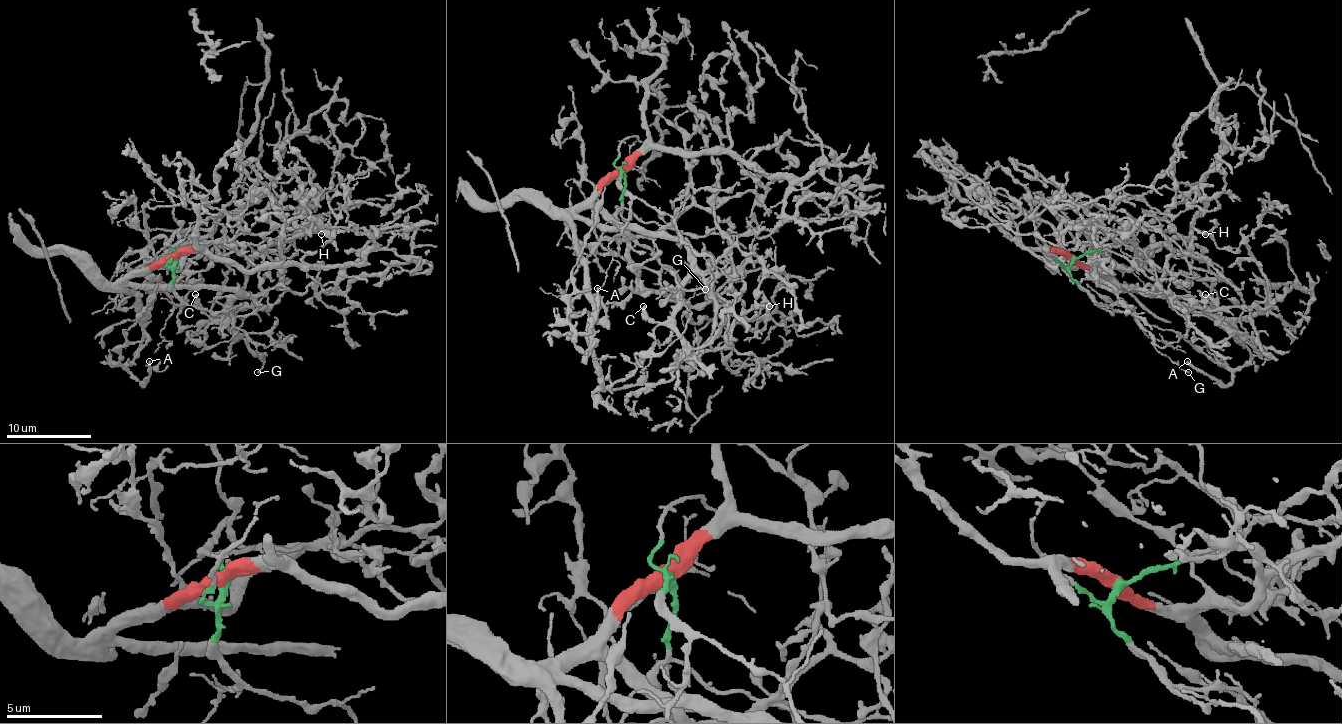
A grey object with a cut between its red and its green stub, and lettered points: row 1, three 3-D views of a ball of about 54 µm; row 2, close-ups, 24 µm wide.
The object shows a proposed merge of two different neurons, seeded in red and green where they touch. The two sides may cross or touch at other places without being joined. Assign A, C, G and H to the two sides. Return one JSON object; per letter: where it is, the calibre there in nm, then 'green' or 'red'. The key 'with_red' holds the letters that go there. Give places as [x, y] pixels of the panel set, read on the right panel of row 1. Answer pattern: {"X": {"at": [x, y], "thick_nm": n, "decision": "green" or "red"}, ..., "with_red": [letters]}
{"A": {"at": [1187, 361], "thick_nm": 200, "decision": "red"}, "C": {"at": [1205, 294], "thick_nm": 280, "decision": "red"}, "G": {"at": [1188, 372], "thick_nm": 120, "decision": "green"}, "H": {"at": [1205, 234], "thick_nm": 150, "decision": "red"}, "with_red": ["A", "C", "H"]}

